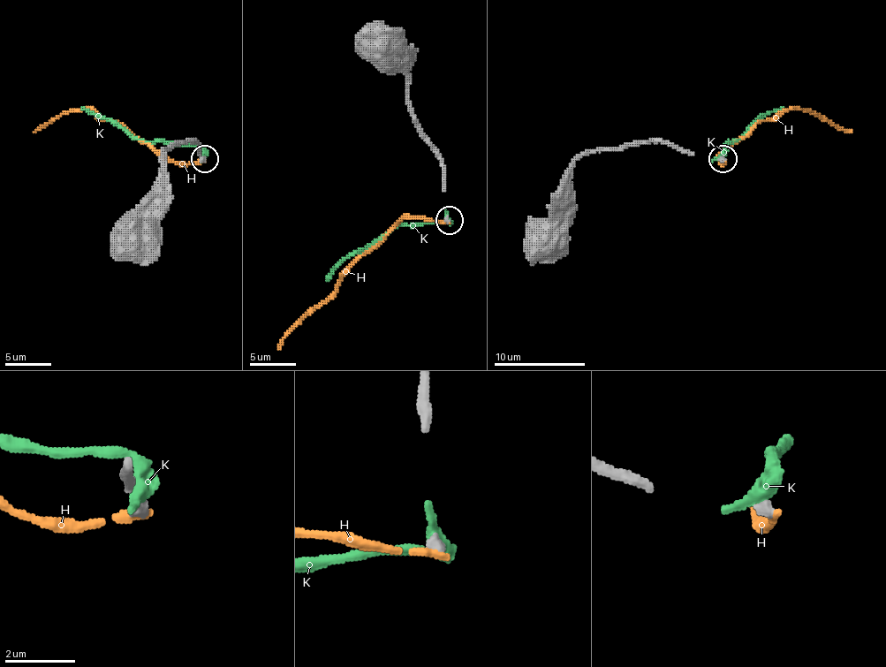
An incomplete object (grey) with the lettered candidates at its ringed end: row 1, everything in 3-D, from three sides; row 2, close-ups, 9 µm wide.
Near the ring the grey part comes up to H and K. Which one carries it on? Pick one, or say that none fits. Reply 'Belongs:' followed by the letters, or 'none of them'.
Belongs: none of them

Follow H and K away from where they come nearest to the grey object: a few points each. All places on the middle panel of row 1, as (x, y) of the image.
H: (445, 221), (401, 218), (362, 255), (277, 349)
K: (447, 218), (442, 223), (412, 223), (390, 227), (349, 255), (326, 280)

